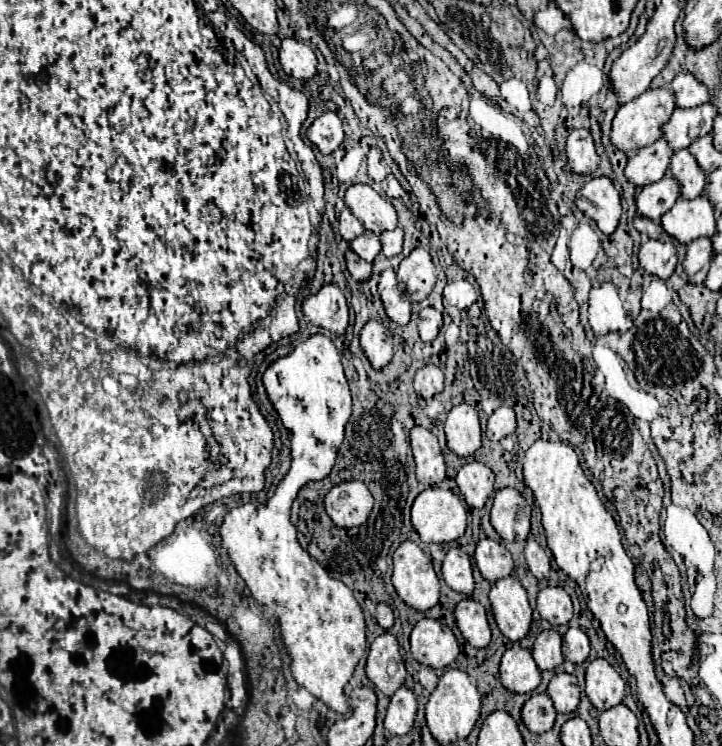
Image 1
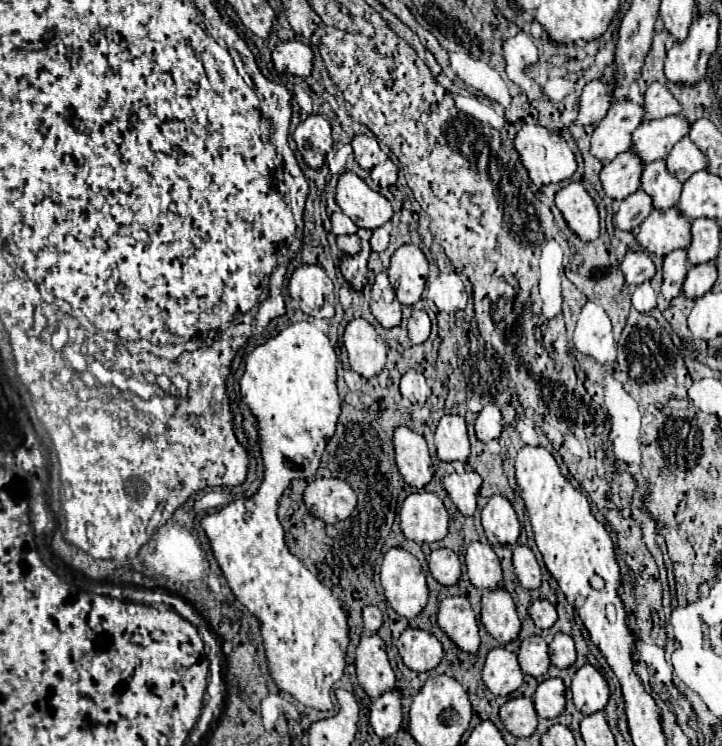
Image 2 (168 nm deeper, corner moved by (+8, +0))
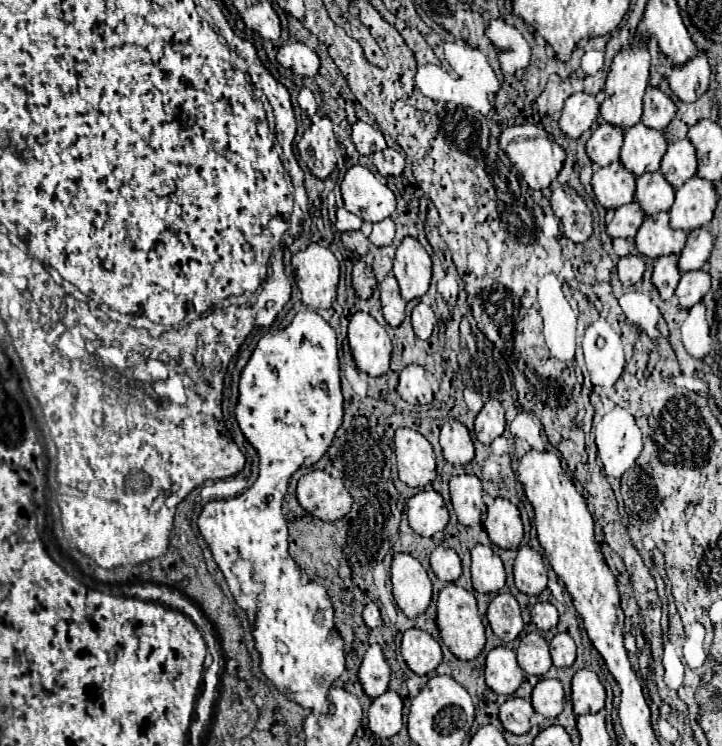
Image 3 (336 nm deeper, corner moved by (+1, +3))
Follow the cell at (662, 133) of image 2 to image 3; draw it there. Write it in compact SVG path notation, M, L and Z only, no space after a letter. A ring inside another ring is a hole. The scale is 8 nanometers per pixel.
M639 122L629 128L629 132L625 132L619 160L635 178L645 172L657 172L667 144L669 142L665 140L663 132L645 128Z

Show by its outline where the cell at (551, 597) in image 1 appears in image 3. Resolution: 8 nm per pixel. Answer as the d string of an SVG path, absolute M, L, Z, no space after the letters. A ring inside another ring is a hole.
M537 602L531 610L531 618L539 630L551 630L557 626L557 608L551 602Z

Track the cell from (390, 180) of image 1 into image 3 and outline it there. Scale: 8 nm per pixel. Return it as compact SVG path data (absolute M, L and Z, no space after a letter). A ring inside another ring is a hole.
M385 148L373 154L373 164L377 168L377 172L381 176L401 176L403 168L405 168L405 158L401 152L393 150L393 148Z

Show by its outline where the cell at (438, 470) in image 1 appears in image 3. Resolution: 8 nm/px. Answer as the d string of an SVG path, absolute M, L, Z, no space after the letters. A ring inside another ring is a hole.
M399 428L393 442L399 480L407 486L429 486L435 480L435 454L427 438L411 428Z

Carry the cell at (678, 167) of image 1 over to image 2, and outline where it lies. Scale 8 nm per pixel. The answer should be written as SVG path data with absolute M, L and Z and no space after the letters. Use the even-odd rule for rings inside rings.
M652 161L642 171L642 191L646 191L656 209L670 209L680 201L682 181L678 181L666 167L666 161Z

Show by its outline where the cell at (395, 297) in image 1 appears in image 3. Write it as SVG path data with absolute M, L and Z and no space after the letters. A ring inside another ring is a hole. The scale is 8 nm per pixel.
M389 274L381 286L381 304L383 304L383 316L387 324L399 326L405 320L405 300L399 294L399 284L393 274Z

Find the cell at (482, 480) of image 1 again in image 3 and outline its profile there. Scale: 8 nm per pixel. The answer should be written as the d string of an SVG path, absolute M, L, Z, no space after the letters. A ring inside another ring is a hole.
M459 474L451 478L449 494L451 494L451 504L459 524L473 526L481 520L481 514L485 508L481 500L481 492L483 492L481 480L473 474Z

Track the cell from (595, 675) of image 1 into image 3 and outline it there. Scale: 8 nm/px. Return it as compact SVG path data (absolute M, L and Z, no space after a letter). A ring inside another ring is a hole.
M579 670L571 680L571 704L573 712L597 714L605 706L605 688L593 670Z

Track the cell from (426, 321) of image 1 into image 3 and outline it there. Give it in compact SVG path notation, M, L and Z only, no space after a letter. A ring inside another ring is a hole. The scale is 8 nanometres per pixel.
M419 302L419 304L413 308L411 322L413 322L415 334L417 334L419 338L427 340L427 338L431 336L431 332L433 332L433 326L435 326L435 314L433 314L431 306Z

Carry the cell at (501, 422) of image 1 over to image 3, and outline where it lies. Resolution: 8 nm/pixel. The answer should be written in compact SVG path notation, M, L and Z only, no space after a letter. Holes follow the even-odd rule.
M489 400L475 418L475 436L483 444L491 444L505 430L505 414L499 400Z

